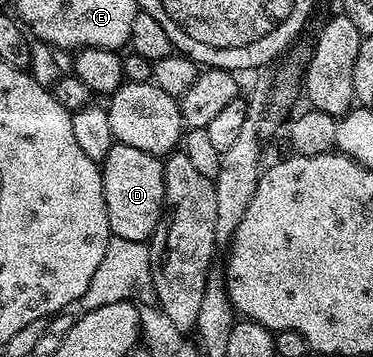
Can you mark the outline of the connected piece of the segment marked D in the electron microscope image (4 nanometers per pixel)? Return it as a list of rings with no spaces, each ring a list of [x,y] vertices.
[[[115,142],[108,156],[100,164],[104,204],[108,208],[108,224],[111,235],[124,240],[149,243],[162,219],[164,200],[163,159],[157,154],[140,152],[123,142]]]

